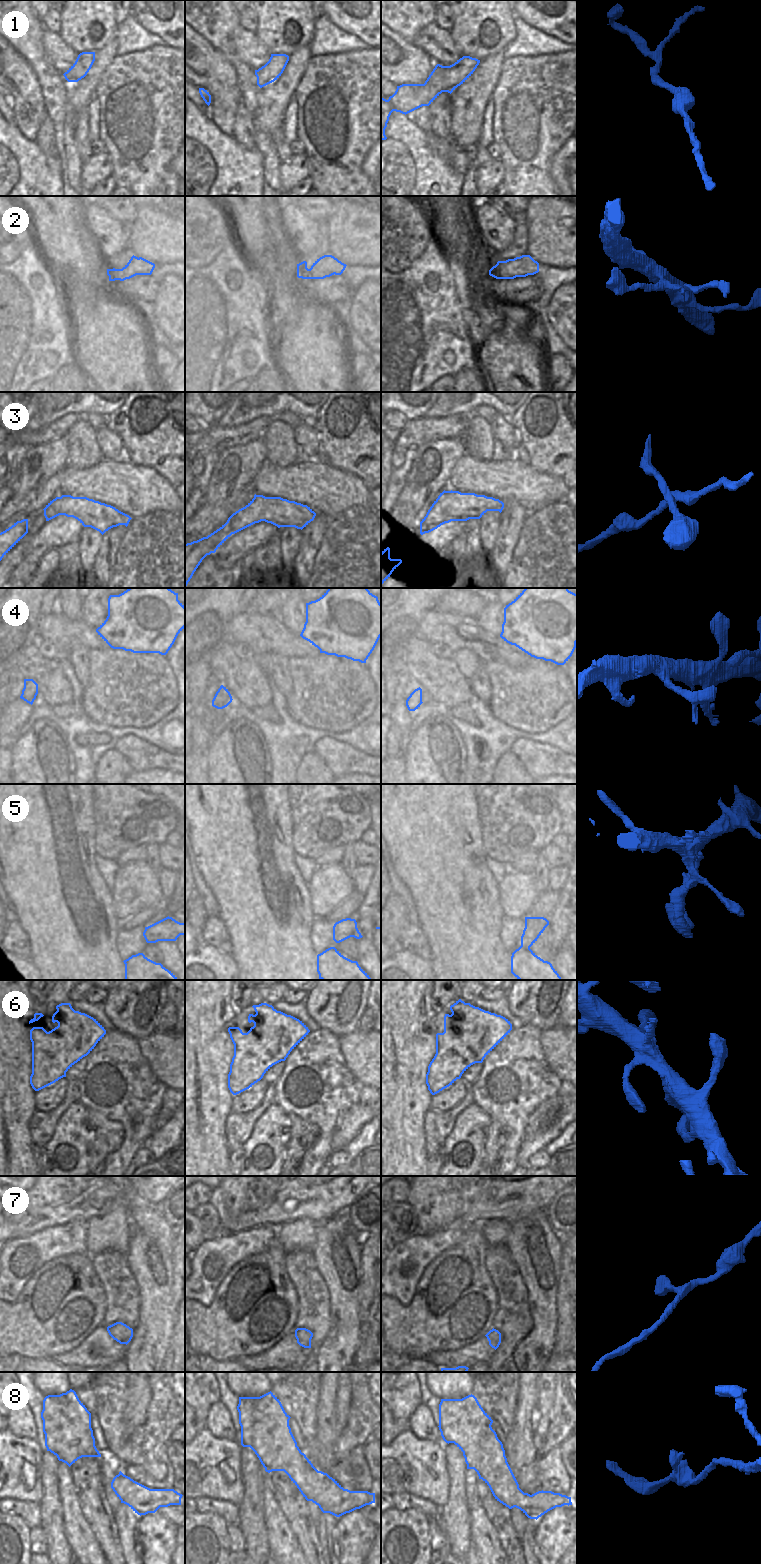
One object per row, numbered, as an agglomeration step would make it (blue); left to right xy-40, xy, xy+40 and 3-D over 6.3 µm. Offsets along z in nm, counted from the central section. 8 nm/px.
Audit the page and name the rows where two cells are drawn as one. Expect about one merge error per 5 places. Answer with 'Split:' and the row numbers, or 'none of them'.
Split: 2, 3

